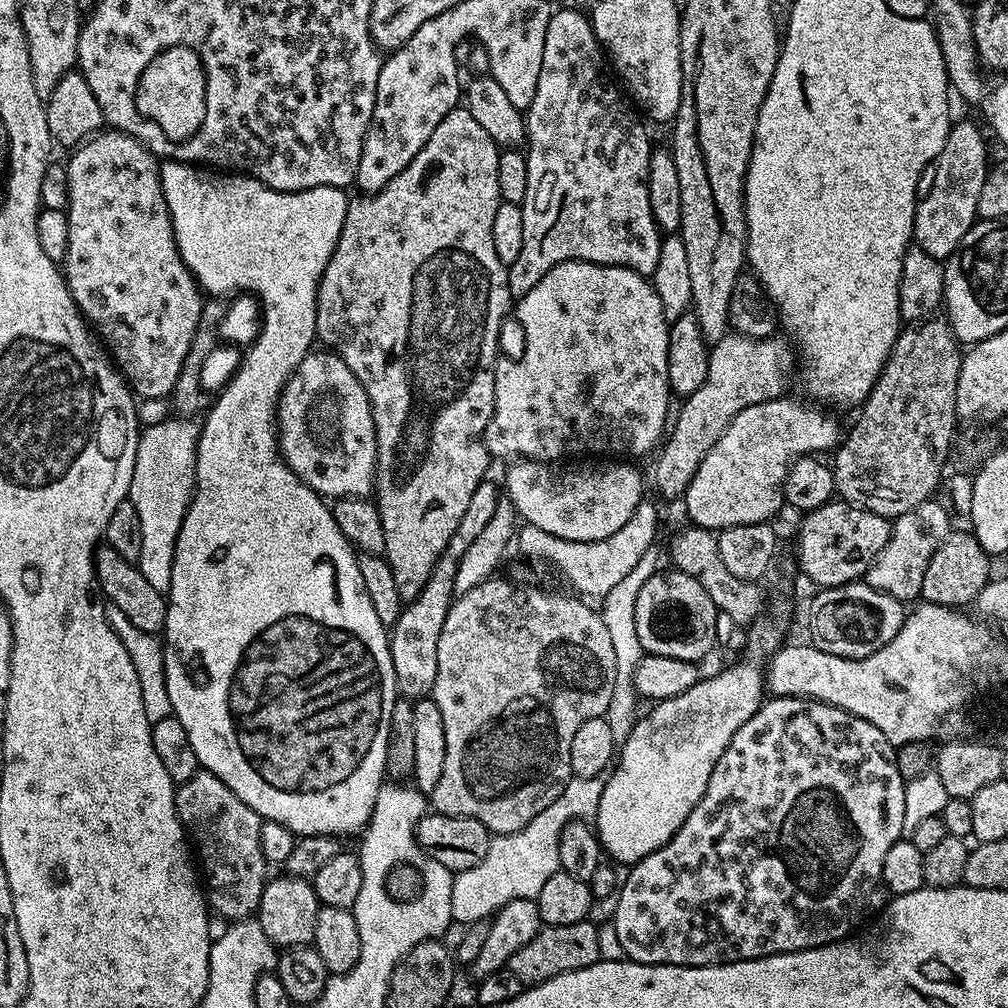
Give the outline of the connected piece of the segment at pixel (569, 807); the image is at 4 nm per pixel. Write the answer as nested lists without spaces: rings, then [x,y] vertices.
[[[595,776],[585,780],[573,778],[568,781],[566,790],[562,790],[562,794],[558,794],[558,798],[554,798],[554,802],[550,802],[550,806],[546,806],[546,810],[542,810],[542,814],[534,814],[534,818],[524,820],[517,832],[504,832],[501,836],[493,835],[490,846],[486,850],[486,858],[482,858],[482,862],[478,862],[478,865],[453,875],[451,886],[453,921],[458,924],[461,923],[462,926],[467,926],[495,916],[502,906],[506,906],[506,902],[535,900],[540,895],[542,886],[546,886],[549,878],[560,871],[558,838],[562,834],[562,830],[571,820],[588,820],[595,817],[598,802],[602,798],[604,782],[604,776]]]

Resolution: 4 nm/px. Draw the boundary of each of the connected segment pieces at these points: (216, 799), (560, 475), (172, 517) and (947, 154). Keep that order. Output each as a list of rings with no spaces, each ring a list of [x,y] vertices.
[[[203,770],[196,772],[194,778],[177,787],[176,813],[187,839],[194,845],[209,909],[229,922],[249,919],[260,907],[262,890],[269,875],[267,872],[270,871],[268,860],[263,854],[261,816],[250,810],[250,806],[246,806],[246,802],[242,802],[242,798],[238,798],[238,794],[234,794],[234,790],[226,786],[226,782],[222,782],[222,778]]]
[[[517,459],[508,468],[508,477],[503,487],[507,499],[511,500],[517,517],[525,525],[546,530],[546,534],[554,534],[563,540],[574,542],[594,542],[610,538],[626,522],[630,522],[630,514],[639,506],[645,495],[644,484],[640,481],[640,472],[632,462],[604,462],[608,464],[592,464],[589,468],[560,468],[564,466],[549,466],[539,460]]]
[[[141,431],[134,478],[130,482],[128,499],[142,518],[142,554],[138,561],[140,572],[154,586],[154,590],[167,593],[174,566],[174,550],[180,527],[192,494],[196,491],[196,443],[199,431],[148,432]]]
[[[960,120],[957,124],[955,121],[948,129],[946,146],[942,146],[931,169],[932,185],[929,186],[928,193],[926,188],[919,197],[916,206],[912,227],[915,247],[926,250],[926,254],[941,262],[947,261],[949,256],[955,254],[962,238],[966,238],[966,234],[978,219],[978,194],[982,194],[989,167],[988,144],[984,141],[979,126],[968,120]]]

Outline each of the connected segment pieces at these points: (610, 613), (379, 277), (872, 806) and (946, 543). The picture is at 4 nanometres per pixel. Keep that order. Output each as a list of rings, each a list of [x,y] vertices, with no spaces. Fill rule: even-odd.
[[[655,547],[648,548],[646,554],[642,554],[642,558],[638,558],[634,570],[630,570],[630,574],[626,574],[626,578],[622,578],[602,597],[604,608],[599,609],[602,622],[606,622],[606,630],[610,630],[610,642],[614,642],[614,654],[616,655],[614,698],[610,698],[606,719],[617,742],[622,742],[627,738],[629,730],[632,729],[634,717],[637,715],[638,697],[632,687],[632,675],[641,656],[645,655],[645,651],[642,642],[638,642],[638,630],[634,626],[634,606],[638,602],[638,590],[642,590],[642,586],[646,586],[646,582],[650,582],[650,578],[655,572],[659,572],[665,567],[663,558],[656,551]]]
[[[457,106],[434,126],[434,134],[414,154],[414,162],[402,170],[381,192],[361,195],[361,200],[349,199],[346,218],[334,254],[326,262],[326,270],[320,279],[316,295],[316,340],[325,349],[331,350],[354,370],[358,382],[370,398],[376,427],[376,482],[374,485],[374,503],[382,518],[382,530],[386,534],[386,546],[383,557],[390,570],[394,570],[394,583],[398,585],[398,594],[405,602],[416,599],[431,577],[432,568],[450,541],[451,535],[458,529],[462,516],[474,490],[486,479],[490,457],[483,442],[484,432],[488,429],[490,418],[494,414],[494,382],[496,381],[496,347],[500,344],[500,327],[504,319],[510,316],[514,298],[508,289],[508,269],[494,251],[494,214],[502,203],[498,190],[498,158],[501,149],[494,138],[482,130],[482,124],[470,114],[465,106]]]
[[[803,696],[765,699],[758,711],[740,727],[738,734],[734,734],[722,758],[718,758],[718,766],[714,766],[710,774],[706,794],[702,794],[690,818],[682,822],[674,838],[627,869],[628,877],[623,877],[614,900],[614,923],[625,957],[637,964],[732,964],[735,960],[760,960],[763,956],[776,956],[780,952],[801,952],[853,935],[865,923],[863,920],[868,915],[871,917],[877,910],[883,909],[886,889],[882,878],[882,862],[886,858],[886,850],[890,850],[890,846],[904,836],[902,814],[906,814],[906,781],[896,765],[896,753],[897,749],[886,738],[886,734],[878,730],[878,726],[838,706],[821,700],[805,700]]]
[[[949,531],[948,537],[940,543],[938,550],[934,550],[934,558],[930,558],[930,566],[926,566],[919,599],[925,604],[963,609],[971,605],[979,592],[988,584],[993,575],[991,563],[993,564],[993,561],[988,552],[982,550],[978,538],[973,536],[971,531]]]

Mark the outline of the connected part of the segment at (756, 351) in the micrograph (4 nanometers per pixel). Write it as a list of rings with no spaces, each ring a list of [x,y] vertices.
[[[729,334],[722,342],[711,345],[706,380],[681,403],[684,405],[677,416],[675,413],[674,423],[659,449],[660,457],[652,468],[652,480],[666,499],[679,501],[683,497],[694,474],[698,474],[698,466],[702,466],[702,458],[710,454],[710,446],[722,438],[726,426],[730,426],[746,406],[779,400],[785,395],[788,375],[797,371],[798,356],[787,339],[778,337],[773,334],[759,340]]]

